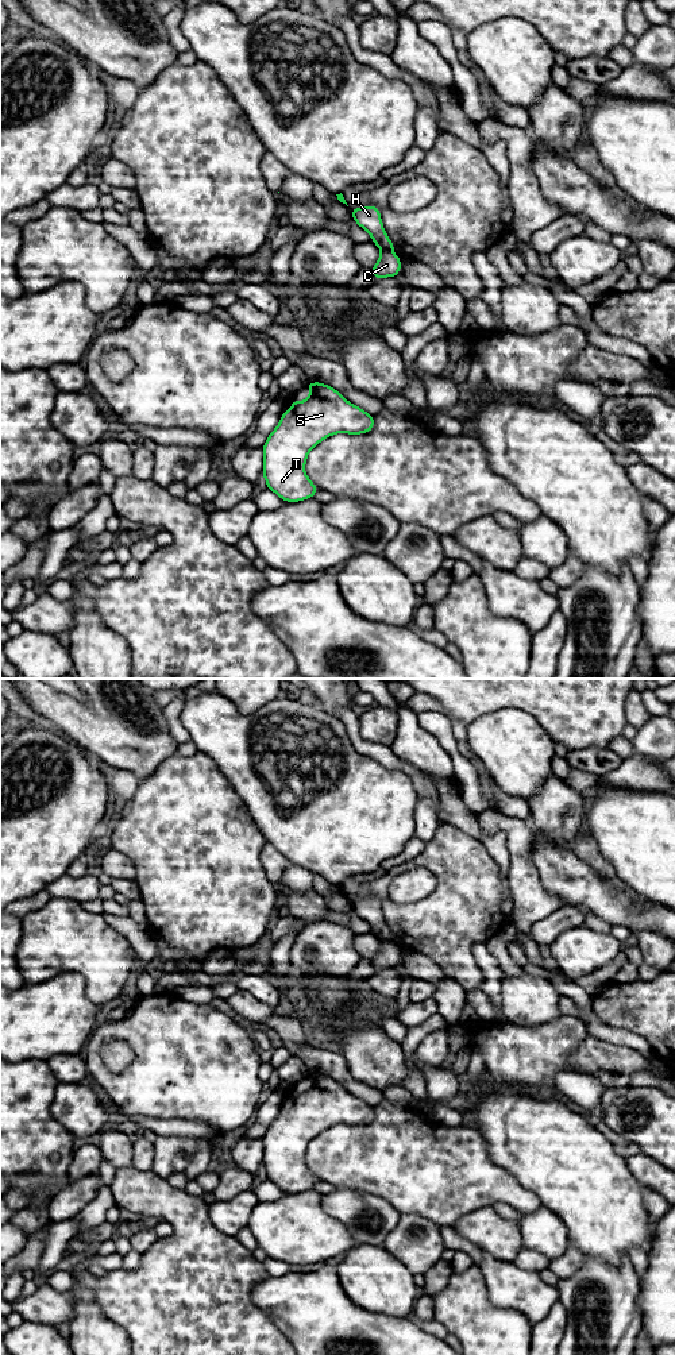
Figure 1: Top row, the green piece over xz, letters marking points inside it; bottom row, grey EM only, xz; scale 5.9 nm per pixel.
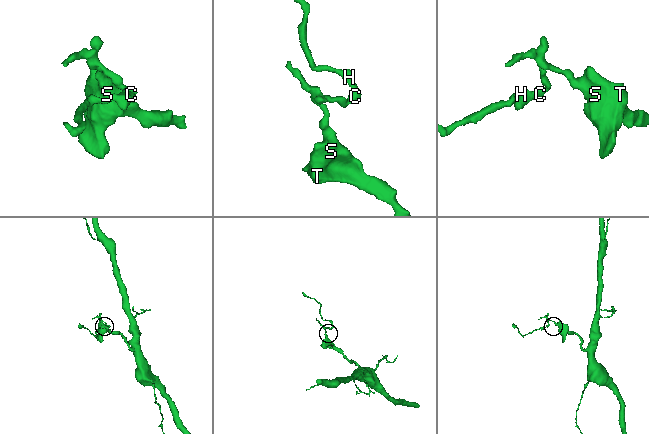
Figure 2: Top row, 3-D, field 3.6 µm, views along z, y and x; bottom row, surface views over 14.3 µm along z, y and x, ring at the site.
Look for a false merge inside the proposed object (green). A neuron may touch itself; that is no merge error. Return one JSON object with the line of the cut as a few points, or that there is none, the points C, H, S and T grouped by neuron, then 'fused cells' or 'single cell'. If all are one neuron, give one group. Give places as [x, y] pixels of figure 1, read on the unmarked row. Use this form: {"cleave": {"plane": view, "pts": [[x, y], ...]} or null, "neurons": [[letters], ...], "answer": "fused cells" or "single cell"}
{"cleave": {"plane": "xz", "pts": [[381, 939], [390, 942]]}, "neurons": [["C", "S", "T"], ["H"]], "answer": "fused cells"}

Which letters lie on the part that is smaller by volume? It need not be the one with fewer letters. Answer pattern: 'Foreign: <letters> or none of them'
Foreign: H

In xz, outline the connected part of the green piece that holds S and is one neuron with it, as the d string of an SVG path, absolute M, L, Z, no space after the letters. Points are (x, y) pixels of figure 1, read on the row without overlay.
M310 1073L306 1080L310 1086L290 1095L261 1139L267 1180L285 1193L305 1192L319 1182L305 1165L306 1149L319 1134L336 1124L362 1126L374 1119L371 1105L329 1076Z

